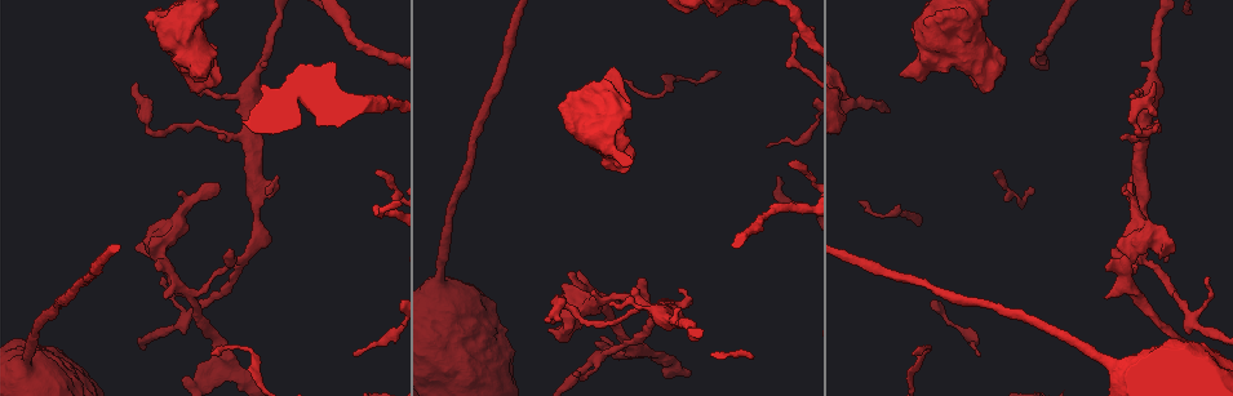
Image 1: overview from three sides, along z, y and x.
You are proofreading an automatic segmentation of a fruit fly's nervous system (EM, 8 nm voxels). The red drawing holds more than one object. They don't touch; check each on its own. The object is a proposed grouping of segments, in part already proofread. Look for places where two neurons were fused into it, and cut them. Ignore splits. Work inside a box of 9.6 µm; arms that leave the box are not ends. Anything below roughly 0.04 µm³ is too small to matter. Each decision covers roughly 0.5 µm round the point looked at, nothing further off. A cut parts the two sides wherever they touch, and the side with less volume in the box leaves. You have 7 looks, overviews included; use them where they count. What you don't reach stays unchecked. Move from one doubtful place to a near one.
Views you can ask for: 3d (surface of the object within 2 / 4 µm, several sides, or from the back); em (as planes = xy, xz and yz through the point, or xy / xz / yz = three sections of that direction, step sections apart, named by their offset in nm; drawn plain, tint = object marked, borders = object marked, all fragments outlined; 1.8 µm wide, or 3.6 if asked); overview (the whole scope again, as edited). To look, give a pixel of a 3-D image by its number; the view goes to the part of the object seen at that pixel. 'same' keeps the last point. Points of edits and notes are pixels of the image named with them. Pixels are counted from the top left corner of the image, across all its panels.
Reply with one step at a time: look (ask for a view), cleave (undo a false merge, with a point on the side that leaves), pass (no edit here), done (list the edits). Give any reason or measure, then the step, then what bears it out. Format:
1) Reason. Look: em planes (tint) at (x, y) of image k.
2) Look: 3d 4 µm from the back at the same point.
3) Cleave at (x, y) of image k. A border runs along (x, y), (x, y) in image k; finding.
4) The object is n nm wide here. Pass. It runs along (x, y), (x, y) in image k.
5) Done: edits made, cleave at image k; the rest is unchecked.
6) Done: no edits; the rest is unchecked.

Sharp bend. Look: em xy step 8 (tint) at (241, 262) of image 1.

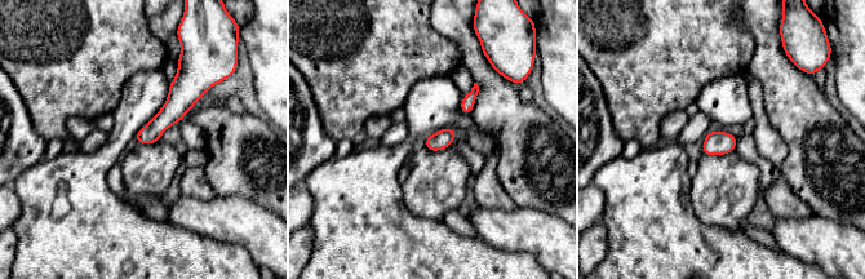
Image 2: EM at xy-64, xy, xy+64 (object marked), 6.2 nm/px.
Look: em xz step 8 (tint) at the same point.

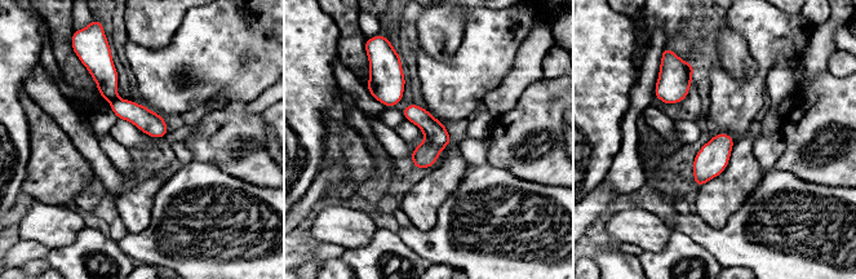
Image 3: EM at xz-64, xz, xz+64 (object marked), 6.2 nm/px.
Cleave at (100, 63) of image 3. A border runs along (116, 97), (111, 102) in image 3; a second neuron is stuck on.

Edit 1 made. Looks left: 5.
Sudden change in width. Look: em 3.6 µm planes (tint) at (28, 380) of image 1.

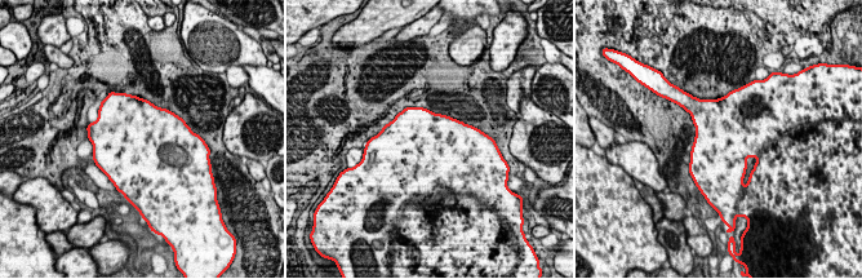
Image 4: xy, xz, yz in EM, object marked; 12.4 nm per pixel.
Pass. All the same neuron.

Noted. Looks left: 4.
Thick turns thin. Look: em 3.6 µm planes (tint) at (598, 127) of image 1.

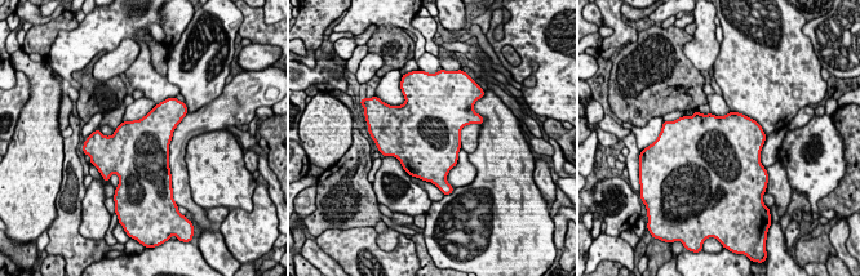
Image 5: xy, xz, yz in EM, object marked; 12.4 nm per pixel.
Pass. One neuron here.

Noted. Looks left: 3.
Done: edits made, cleave at image 3; the rest is unchecked.

